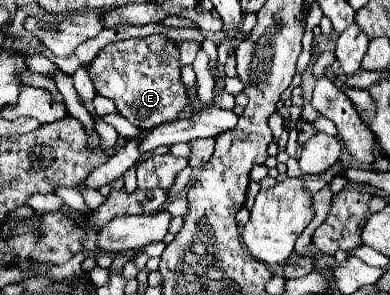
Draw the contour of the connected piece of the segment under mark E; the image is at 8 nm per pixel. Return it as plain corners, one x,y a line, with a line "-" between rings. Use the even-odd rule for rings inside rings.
162,34
106,44
88,64
88,72
96,92
110,98
118,114
140,130
176,120
186,104
186,86
180,78
180,50
174,42
172,46
164,46

